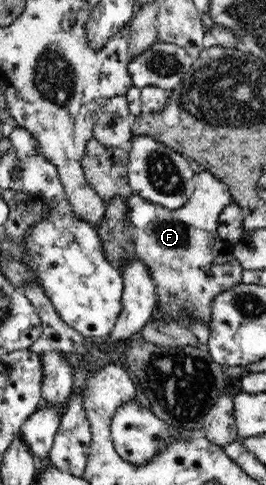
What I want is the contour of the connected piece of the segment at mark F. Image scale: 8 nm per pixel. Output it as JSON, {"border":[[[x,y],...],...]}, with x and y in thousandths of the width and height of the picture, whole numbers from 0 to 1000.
{"border":[[[771,348],[733,359],[726,371],[733,373],[729,400],[692,425],[662,433],[632,433],[530,404],[496,402],[477,412],[481,449],[492,458],[489,478],[496,478],[508,520],[526,538],[541,538],[541,548],[556,551],[564,571],[579,579],[590,631],[624,645],[639,645],[639,654],[677,668],[684,662],[726,666],[737,658],[752,658],[786,676],[797,616],[827,602],[910,584],[914,559],[876,526],[880,501],[827,491],[827,480],[816,476],[827,437],[872,416],[857,381]]]}

